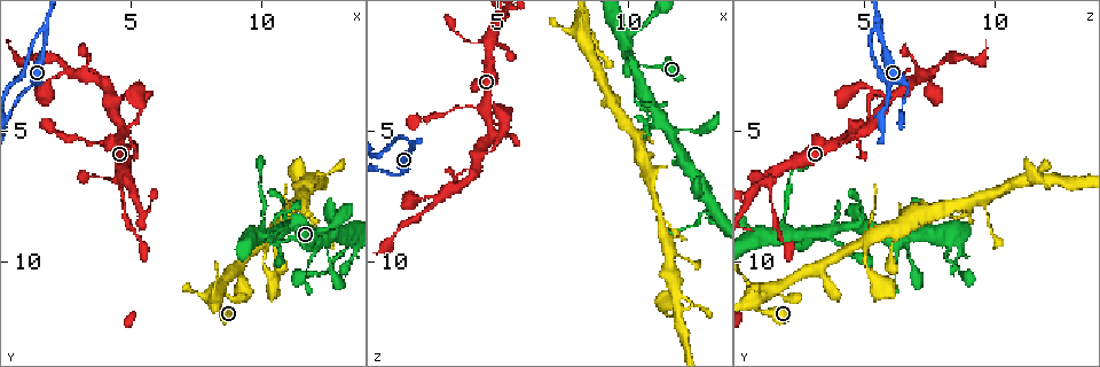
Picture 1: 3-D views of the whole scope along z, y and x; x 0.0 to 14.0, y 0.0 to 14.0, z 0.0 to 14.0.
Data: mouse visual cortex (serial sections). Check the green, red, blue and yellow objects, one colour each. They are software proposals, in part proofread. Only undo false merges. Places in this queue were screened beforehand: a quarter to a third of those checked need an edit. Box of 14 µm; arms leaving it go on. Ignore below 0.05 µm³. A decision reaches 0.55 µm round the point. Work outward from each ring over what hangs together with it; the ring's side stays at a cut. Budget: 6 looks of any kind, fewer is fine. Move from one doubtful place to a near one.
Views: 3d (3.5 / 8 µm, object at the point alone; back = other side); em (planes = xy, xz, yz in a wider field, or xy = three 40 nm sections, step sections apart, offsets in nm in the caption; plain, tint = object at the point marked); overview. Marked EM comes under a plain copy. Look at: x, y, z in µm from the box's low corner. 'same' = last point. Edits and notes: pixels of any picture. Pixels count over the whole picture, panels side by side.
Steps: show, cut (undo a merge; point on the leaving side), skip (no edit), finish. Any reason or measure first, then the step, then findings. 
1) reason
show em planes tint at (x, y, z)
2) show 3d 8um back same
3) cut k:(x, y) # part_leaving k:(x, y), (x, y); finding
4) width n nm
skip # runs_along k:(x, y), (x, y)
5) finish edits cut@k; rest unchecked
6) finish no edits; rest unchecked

three arms meet
show 3d 3.5um at (1.7, 1.3, 5.5)

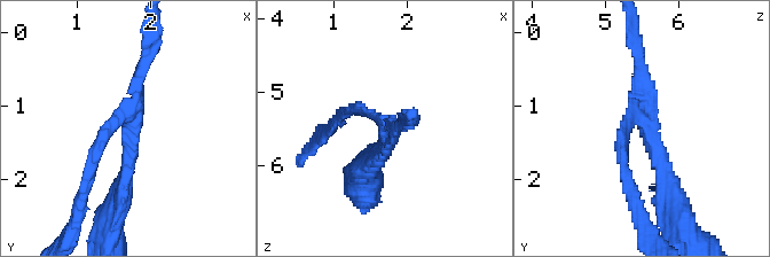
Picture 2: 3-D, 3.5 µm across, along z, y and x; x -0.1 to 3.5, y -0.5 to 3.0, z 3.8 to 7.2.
arms 3; arm_widths 150, 150, 200 nm
show em xy step 5 tint at (1.75, 1.25, 5.55)

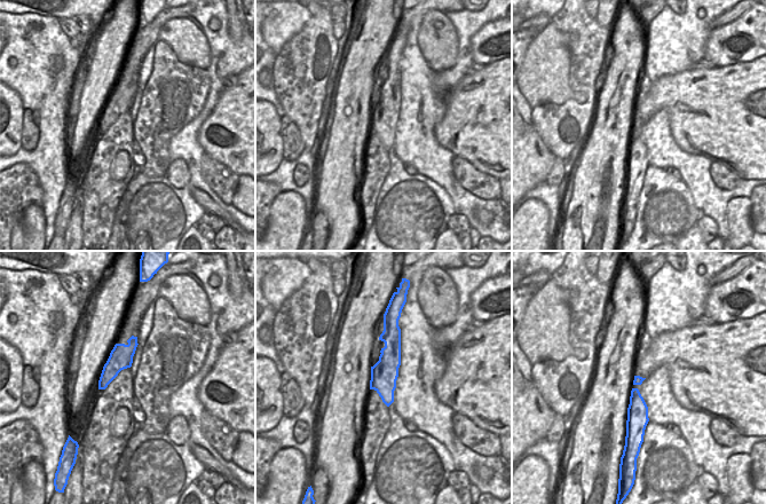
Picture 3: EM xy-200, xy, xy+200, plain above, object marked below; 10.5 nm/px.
cut 2:(99, 142) # border 3:(381, 353), (380, 367), (371, 370); a second cell is stuck on

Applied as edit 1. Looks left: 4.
see it whole again
show overview

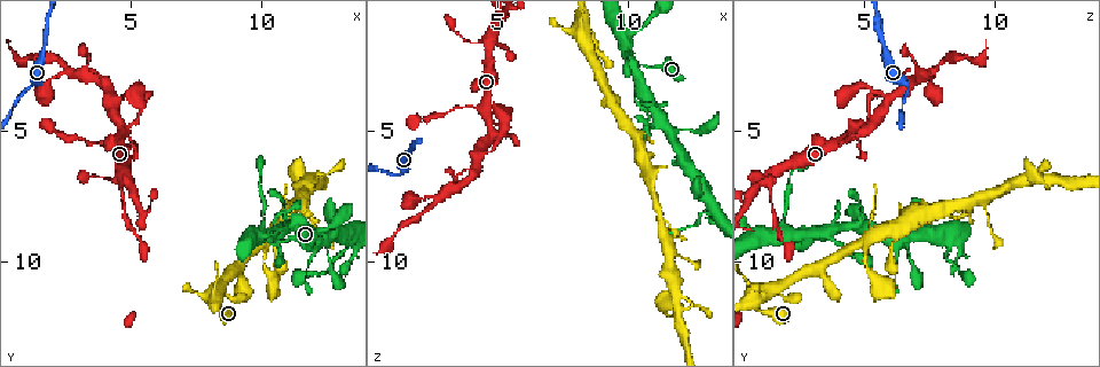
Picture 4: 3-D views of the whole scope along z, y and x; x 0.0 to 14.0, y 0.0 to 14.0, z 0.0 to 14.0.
four arms meet
show 3d 3.5um at (4.6, 6.8, 1.5)

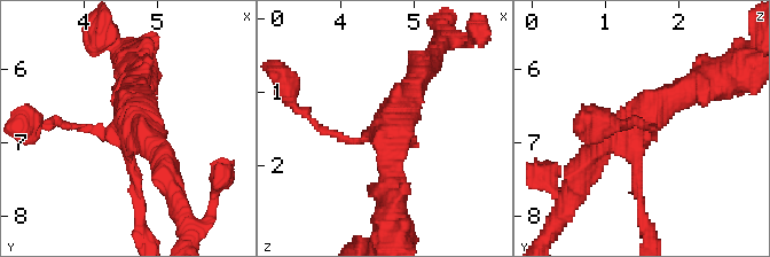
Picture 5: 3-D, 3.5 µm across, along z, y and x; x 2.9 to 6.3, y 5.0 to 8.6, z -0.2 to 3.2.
arms 4; arm_widths 100, 150, 300, 350 nm
show em planes tint at (4.60, 6.80, 1.50)

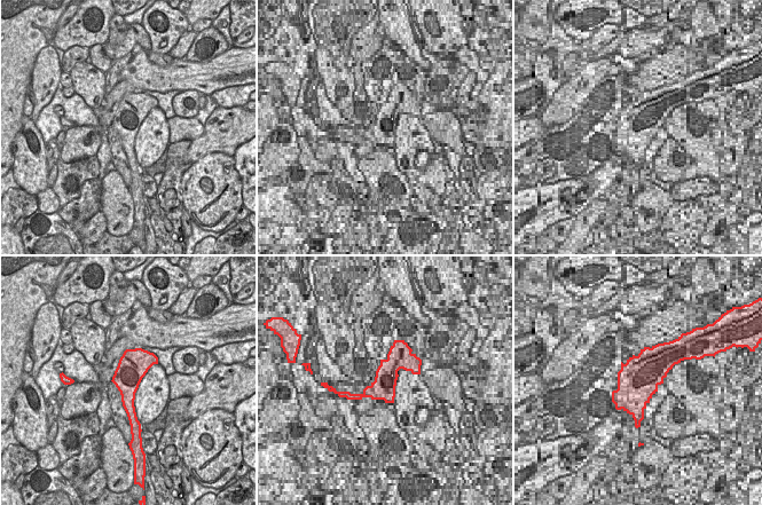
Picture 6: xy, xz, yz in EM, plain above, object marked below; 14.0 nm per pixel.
skip # one cell here

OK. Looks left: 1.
finish edits cut@2; rest unchecked

